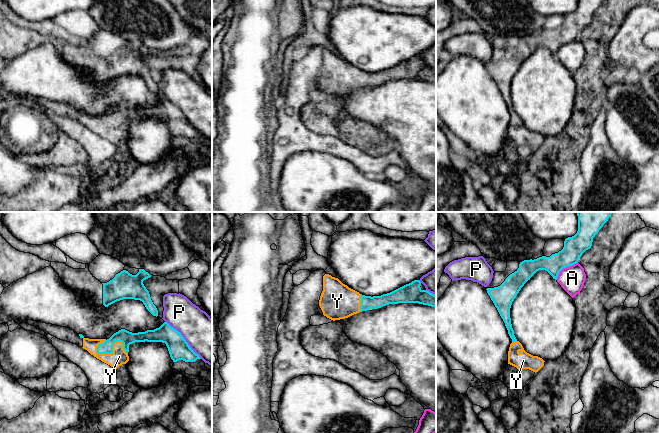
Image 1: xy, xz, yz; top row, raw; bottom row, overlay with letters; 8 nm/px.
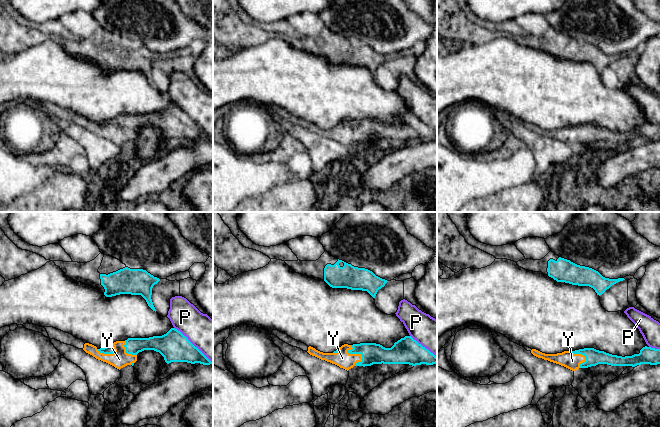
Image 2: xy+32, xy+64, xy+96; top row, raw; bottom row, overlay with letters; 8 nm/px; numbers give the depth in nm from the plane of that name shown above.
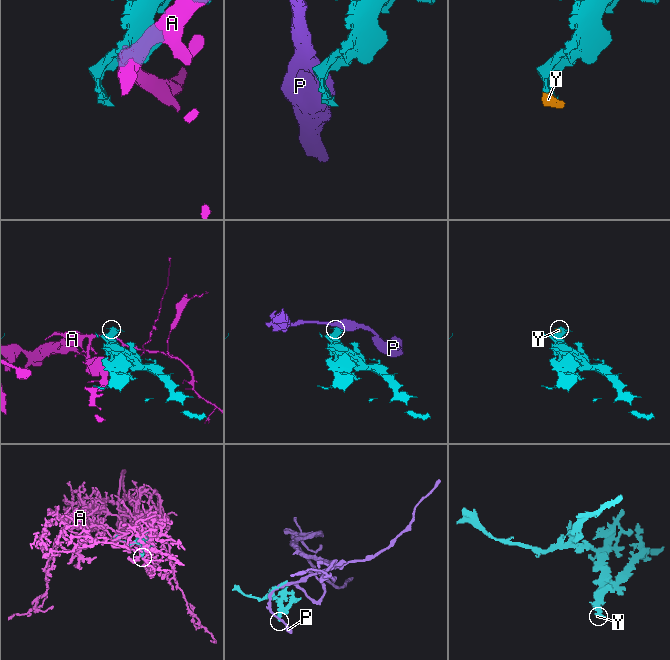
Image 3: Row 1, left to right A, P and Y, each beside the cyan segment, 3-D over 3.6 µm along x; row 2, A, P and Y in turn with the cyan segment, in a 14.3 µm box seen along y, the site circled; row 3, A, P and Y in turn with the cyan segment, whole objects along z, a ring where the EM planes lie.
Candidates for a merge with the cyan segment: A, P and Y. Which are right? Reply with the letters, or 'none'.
Y

